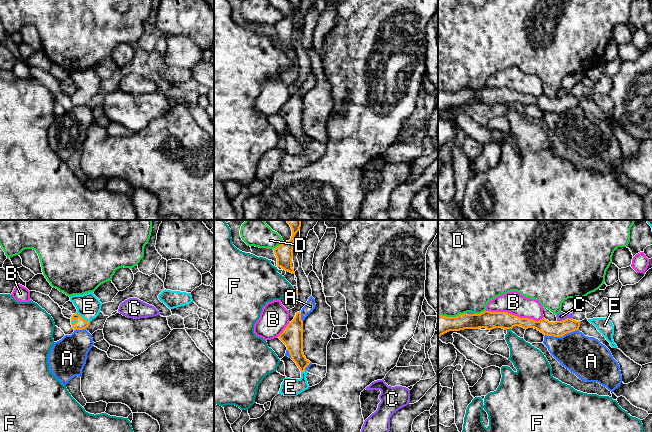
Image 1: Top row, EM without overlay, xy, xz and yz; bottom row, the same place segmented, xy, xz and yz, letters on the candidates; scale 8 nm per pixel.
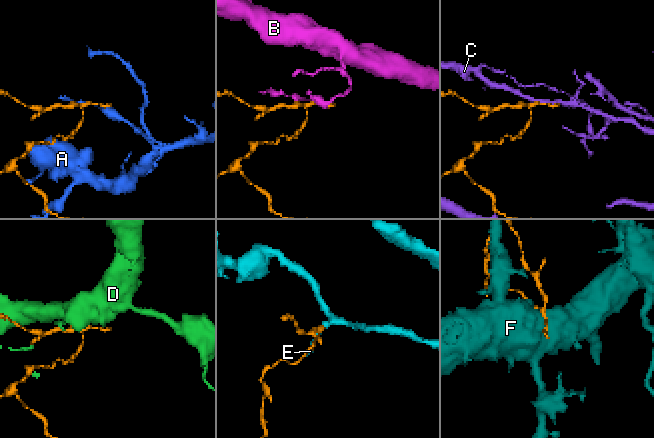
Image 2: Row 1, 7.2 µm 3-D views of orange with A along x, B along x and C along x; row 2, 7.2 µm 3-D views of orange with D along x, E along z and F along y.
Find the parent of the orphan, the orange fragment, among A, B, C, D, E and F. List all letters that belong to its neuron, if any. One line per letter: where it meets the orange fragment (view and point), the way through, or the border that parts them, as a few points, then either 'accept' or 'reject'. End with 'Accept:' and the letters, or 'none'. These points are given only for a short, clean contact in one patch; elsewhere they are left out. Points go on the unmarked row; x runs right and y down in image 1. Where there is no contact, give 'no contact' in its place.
A: meets orange in yz at (561, 112); reject
B: meets orange in yz at (514, 91); reject
C: meets orange in yz at (565, 95); reject
D: meets orange in xz at (279, 21); reject
E: meets orange in xy at (82, 94); runs through xy (80, 100), (82, 94), (88, 82); accept
F: meets orange in yz at (507, 104); reject
Accept: E

